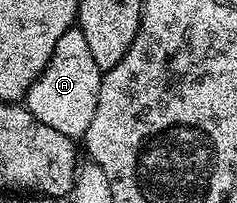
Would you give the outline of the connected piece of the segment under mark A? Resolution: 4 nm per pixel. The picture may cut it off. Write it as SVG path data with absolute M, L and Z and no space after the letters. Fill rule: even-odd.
M77 26L67 27L51 47L52 54L26 92L24 104L38 121L76 140L85 135L96 112L103 71L96 64L83 32Z

